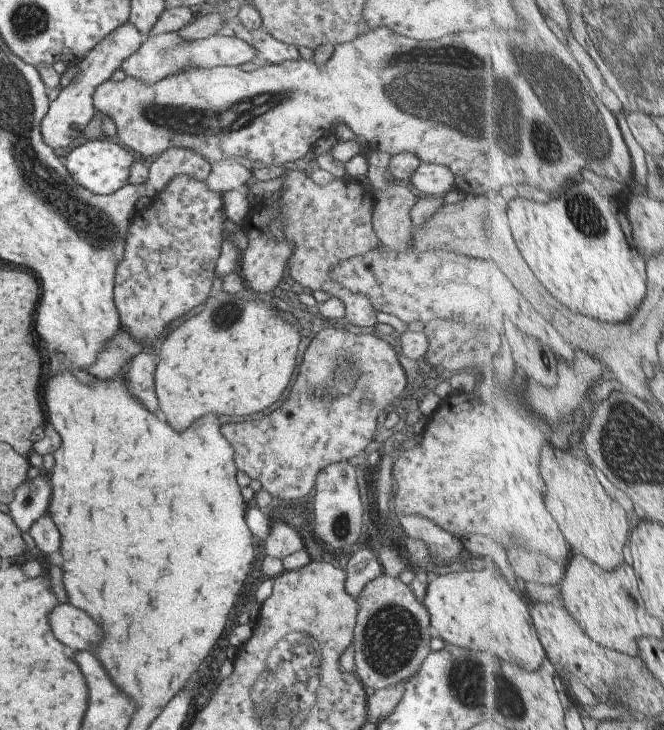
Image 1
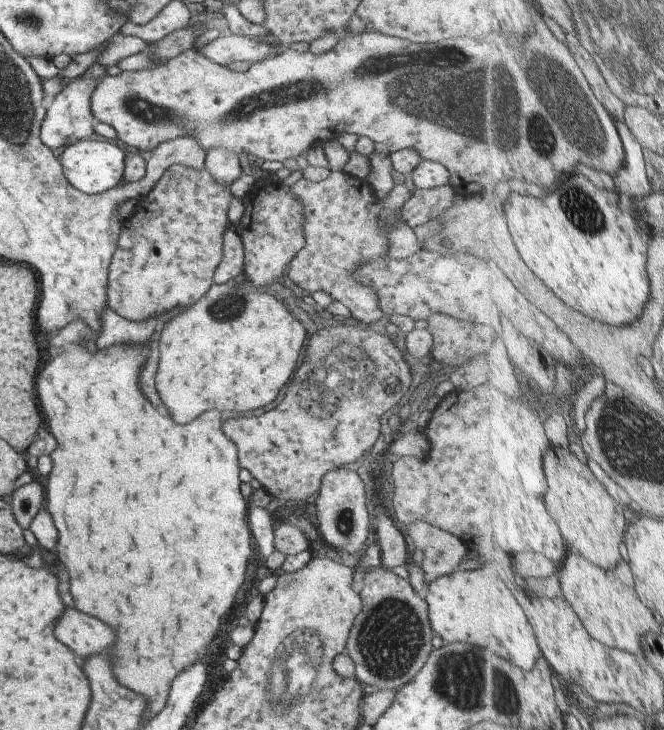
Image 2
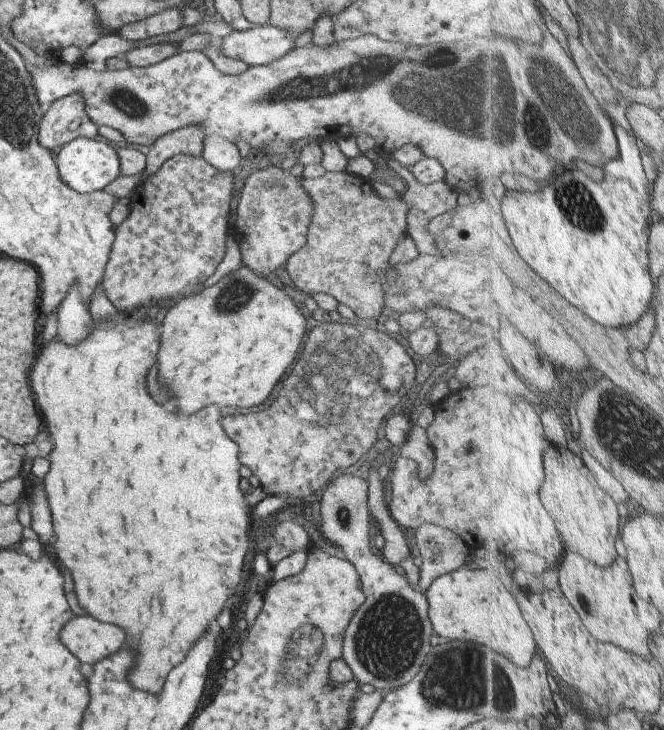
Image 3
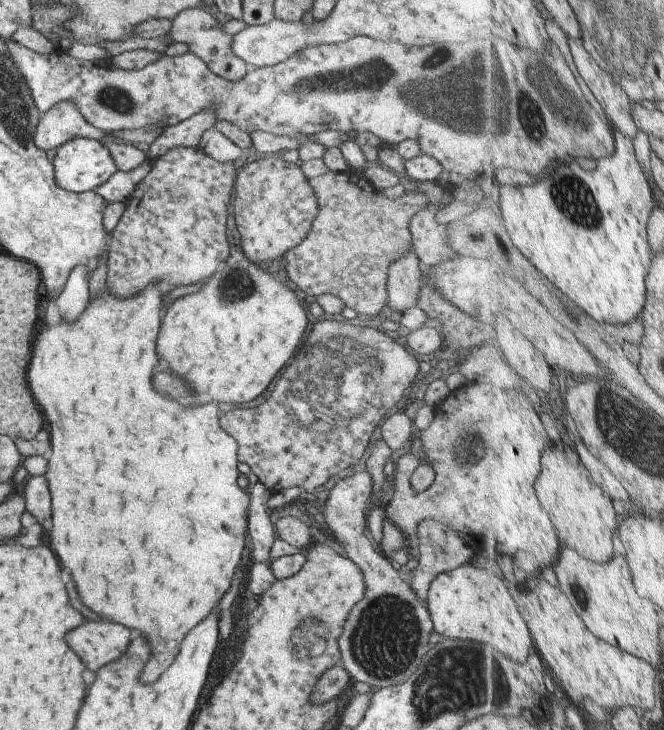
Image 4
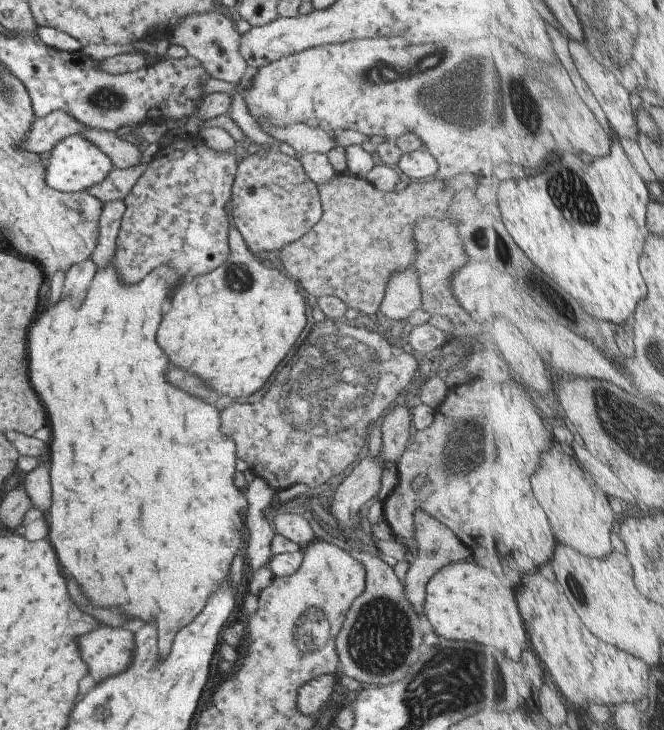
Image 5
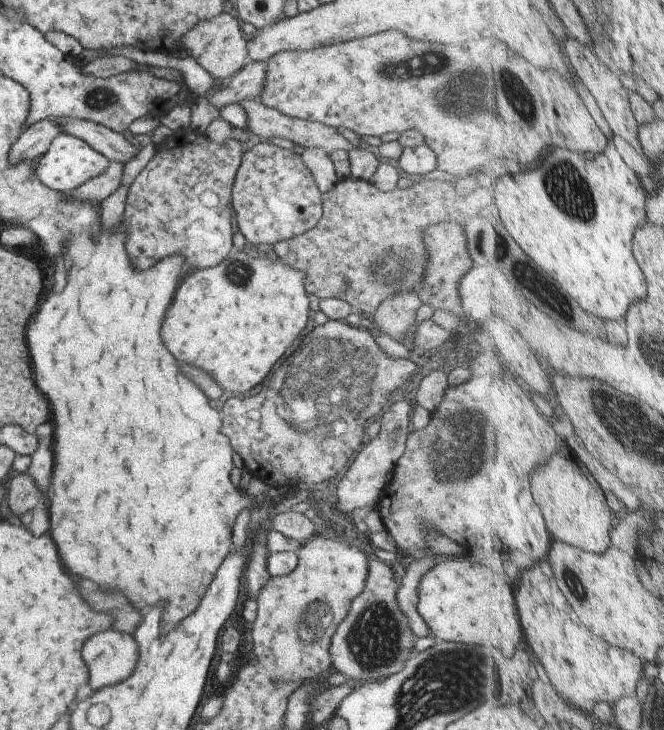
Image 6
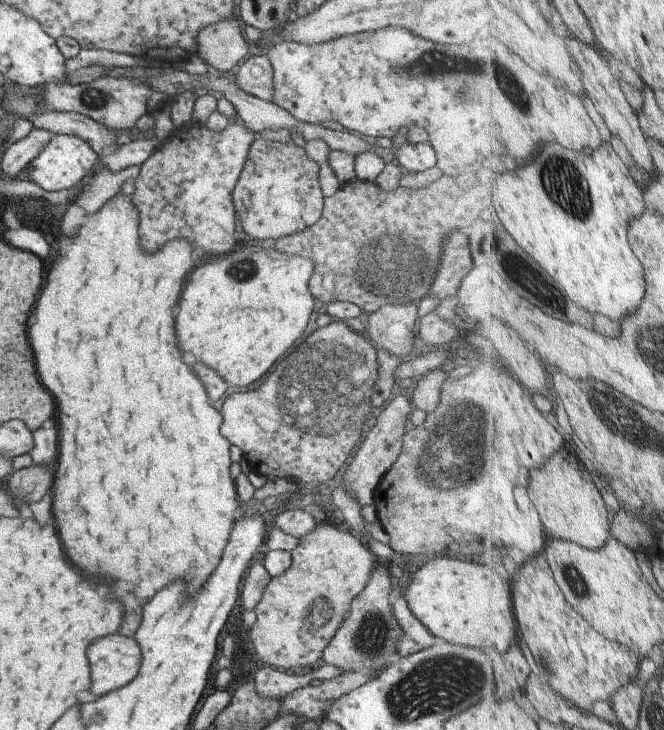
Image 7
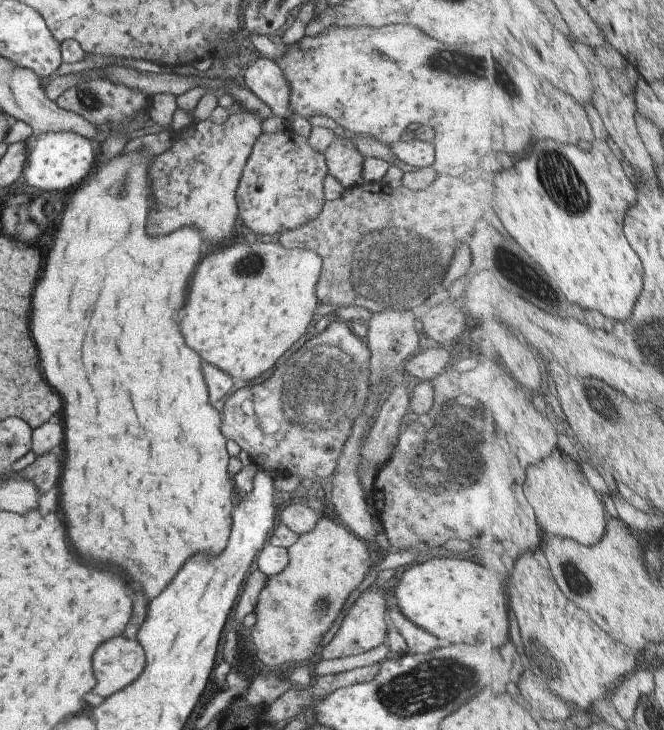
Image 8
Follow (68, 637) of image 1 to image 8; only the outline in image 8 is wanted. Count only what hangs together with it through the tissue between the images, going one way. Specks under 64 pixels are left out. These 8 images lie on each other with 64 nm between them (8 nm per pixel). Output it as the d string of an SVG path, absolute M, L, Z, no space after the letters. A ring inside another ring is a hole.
M116 636L116 638L106 640L102 646L96 648L92 660L94 660L92 666L94 666L94 676L96 676L94 694L98 694L102 698L126 688L144 670L144 650L142 650L142 646L136 640L128 640L124 636Z

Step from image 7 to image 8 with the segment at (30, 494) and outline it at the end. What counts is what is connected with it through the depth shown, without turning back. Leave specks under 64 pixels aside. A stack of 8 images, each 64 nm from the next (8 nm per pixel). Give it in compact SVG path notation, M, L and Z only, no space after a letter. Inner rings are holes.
M54 456L36 457L32 464L16 471L13 478L21 481L30 481L36 487L38 494L48 492L54 488L60 476L60 462Z

